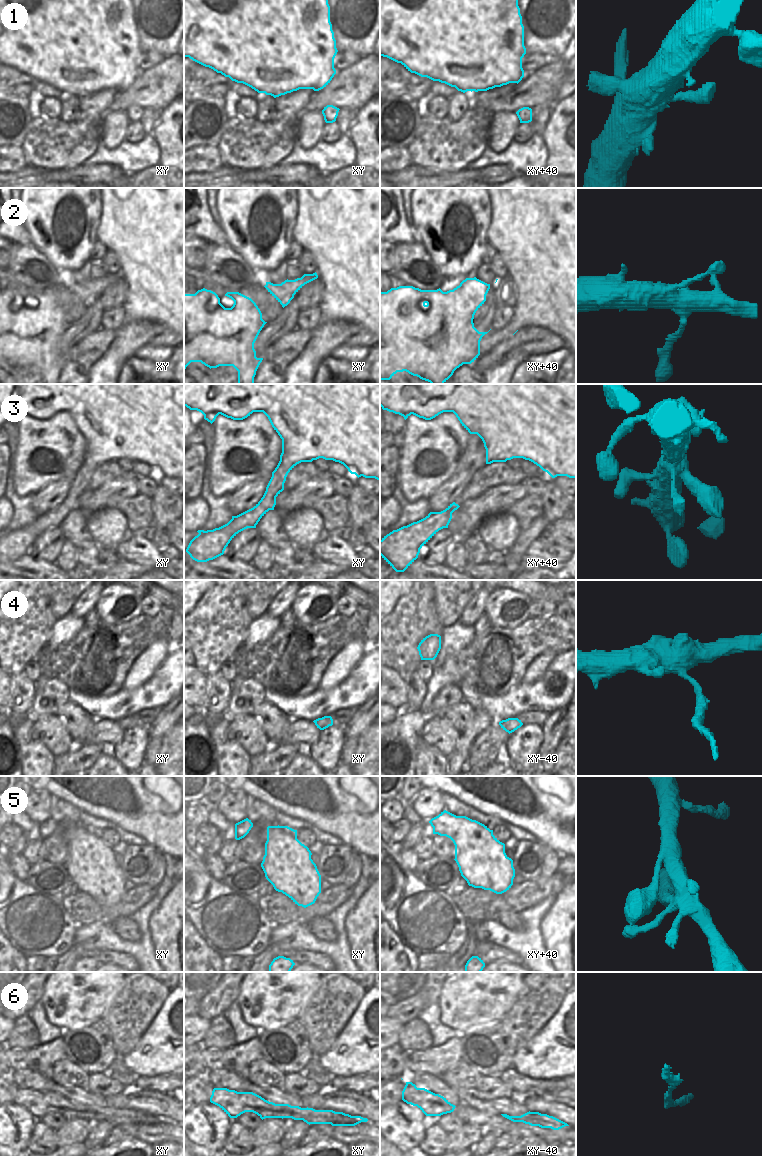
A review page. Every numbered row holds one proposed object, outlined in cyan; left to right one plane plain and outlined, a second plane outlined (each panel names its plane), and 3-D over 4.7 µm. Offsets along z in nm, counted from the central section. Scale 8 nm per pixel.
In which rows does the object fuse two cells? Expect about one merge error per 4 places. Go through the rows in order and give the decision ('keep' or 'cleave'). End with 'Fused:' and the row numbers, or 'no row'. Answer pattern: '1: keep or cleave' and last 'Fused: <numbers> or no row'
1: keep
2: keep
3: keep
4: cleave
5: keep
6: keep
Fused: 4

